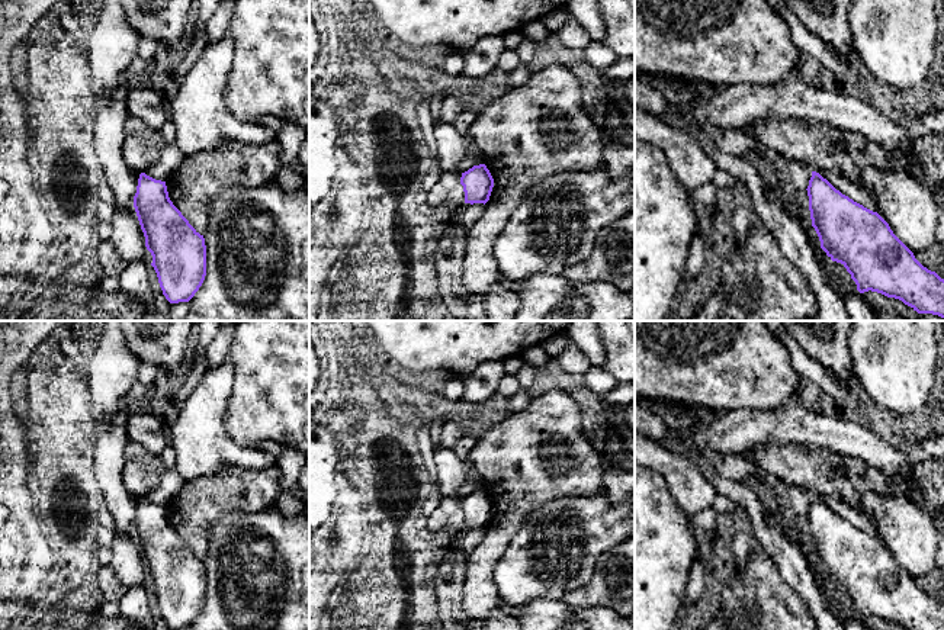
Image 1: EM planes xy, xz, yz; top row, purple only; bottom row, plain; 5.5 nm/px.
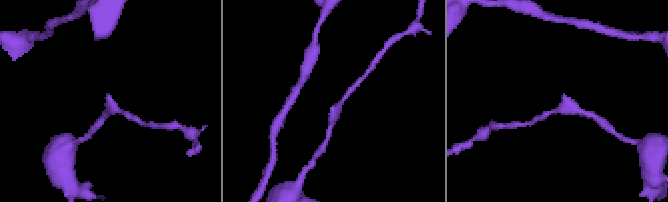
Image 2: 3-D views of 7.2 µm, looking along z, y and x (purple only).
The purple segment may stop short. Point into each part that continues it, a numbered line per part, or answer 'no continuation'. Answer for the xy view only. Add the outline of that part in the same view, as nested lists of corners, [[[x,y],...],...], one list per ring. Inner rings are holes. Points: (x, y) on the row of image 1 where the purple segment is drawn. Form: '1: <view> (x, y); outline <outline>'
no continuation

